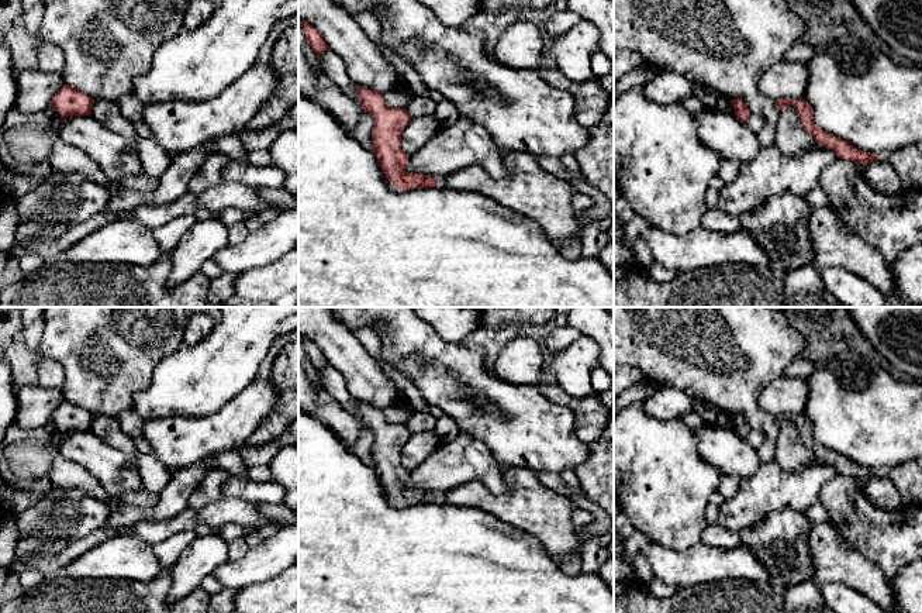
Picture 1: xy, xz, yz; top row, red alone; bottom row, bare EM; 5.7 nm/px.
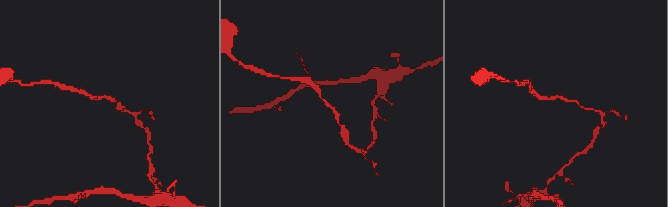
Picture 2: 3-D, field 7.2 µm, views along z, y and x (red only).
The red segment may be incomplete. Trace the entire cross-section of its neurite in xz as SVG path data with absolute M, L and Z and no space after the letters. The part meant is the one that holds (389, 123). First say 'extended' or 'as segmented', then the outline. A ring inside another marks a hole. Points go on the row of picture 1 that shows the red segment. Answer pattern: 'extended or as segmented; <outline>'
as segmented; M356 85L362 109L373 116L372 144L386 179L400 190L435 187L435 178L405 171L410 155L401 149L401 135L411 121L405 109L389 107L384 97Z

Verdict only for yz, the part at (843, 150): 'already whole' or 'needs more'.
already whole

